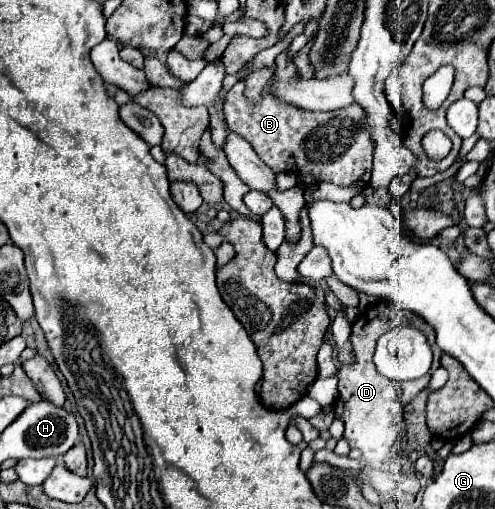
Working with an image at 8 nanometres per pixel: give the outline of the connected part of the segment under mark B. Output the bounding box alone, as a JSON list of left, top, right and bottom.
[225,81,375,187]

